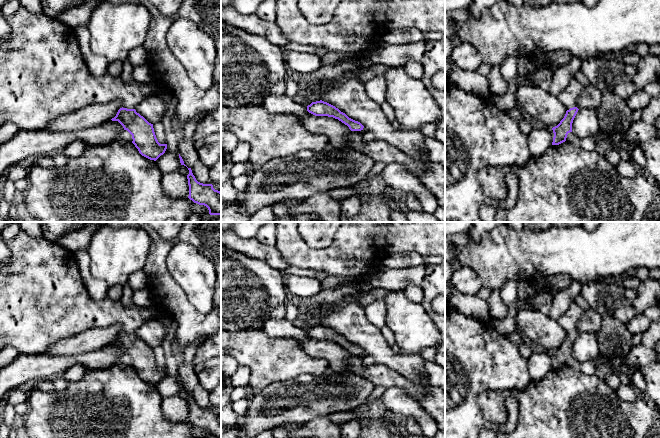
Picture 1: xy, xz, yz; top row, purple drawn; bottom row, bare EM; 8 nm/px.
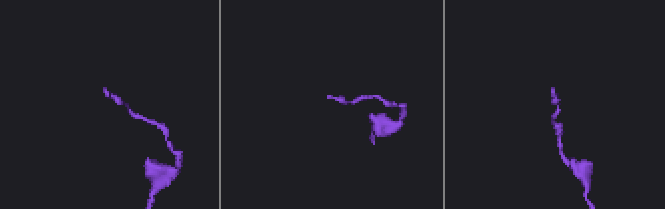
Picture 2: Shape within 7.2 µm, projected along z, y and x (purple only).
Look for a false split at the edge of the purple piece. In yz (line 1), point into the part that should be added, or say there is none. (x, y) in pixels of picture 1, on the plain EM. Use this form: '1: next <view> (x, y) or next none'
1: next yz (568, 320)

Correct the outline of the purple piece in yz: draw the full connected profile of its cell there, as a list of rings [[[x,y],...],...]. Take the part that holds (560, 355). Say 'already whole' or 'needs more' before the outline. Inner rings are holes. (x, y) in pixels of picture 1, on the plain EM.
needs more; [[[573,302],[568,310],[559,318],[558,322],[565,329],[567,335],[560,347],[552,352],[554,357],[552,369],[559,369],[565,366],[567,359],[572,356],[572,347],[579,334],[577,322],[583,312],[583,309]]]

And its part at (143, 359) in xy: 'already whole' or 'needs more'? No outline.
needs more

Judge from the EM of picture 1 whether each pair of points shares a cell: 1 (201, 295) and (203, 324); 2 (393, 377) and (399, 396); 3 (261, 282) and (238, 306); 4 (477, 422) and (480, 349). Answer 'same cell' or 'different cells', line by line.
1: different cells
2: different cells
3: same cell
4: same cell

